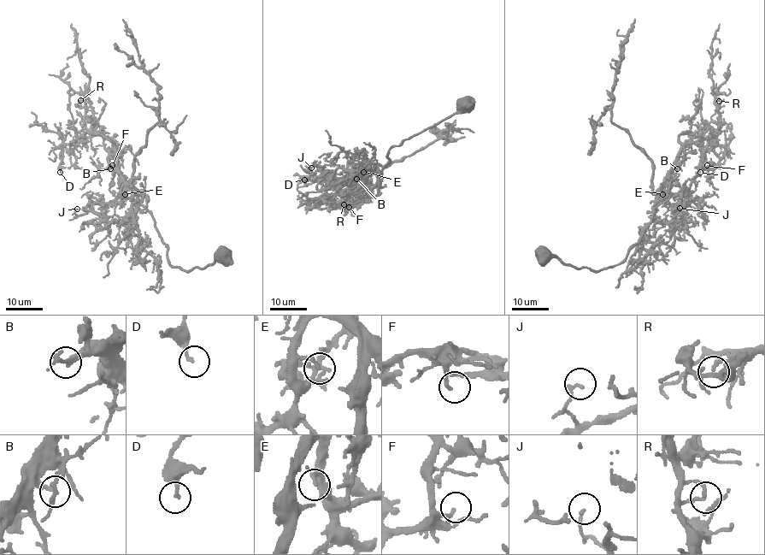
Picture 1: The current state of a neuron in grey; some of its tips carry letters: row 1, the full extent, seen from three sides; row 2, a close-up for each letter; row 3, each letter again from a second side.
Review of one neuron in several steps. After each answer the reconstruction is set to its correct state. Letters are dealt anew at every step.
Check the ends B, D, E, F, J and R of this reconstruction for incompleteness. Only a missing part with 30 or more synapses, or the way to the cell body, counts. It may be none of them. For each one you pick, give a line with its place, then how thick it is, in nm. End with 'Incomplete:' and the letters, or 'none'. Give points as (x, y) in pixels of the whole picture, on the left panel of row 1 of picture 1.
B: at (110, 168); 190 nm thick
Incomplete: B

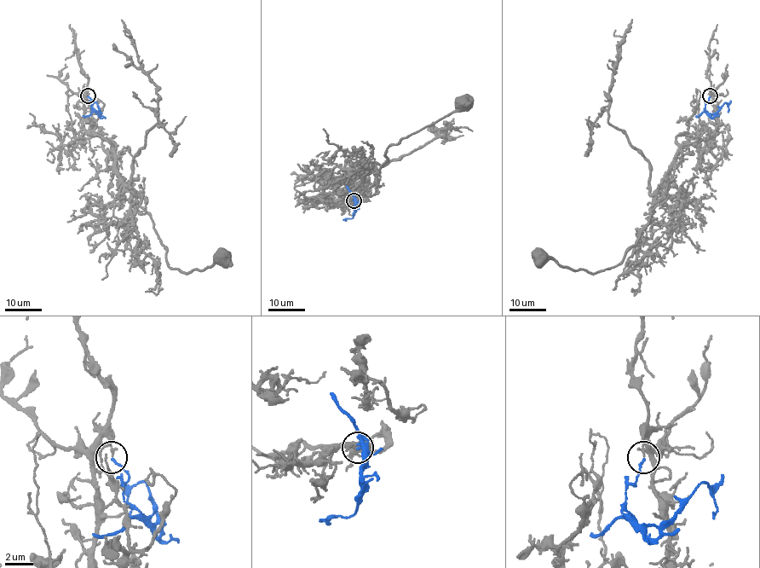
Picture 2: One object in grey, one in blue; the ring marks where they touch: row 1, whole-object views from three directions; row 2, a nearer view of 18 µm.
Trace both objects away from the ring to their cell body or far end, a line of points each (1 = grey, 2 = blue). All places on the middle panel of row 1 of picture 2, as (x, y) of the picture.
1: (354, 200), (334, 205), (357, 201), (364, 188), (361, 175), (379, 172), (390, 145), (463, 103)
2: (354, 200), (354, 197), (355, 211), (352, 218), (345, 219)

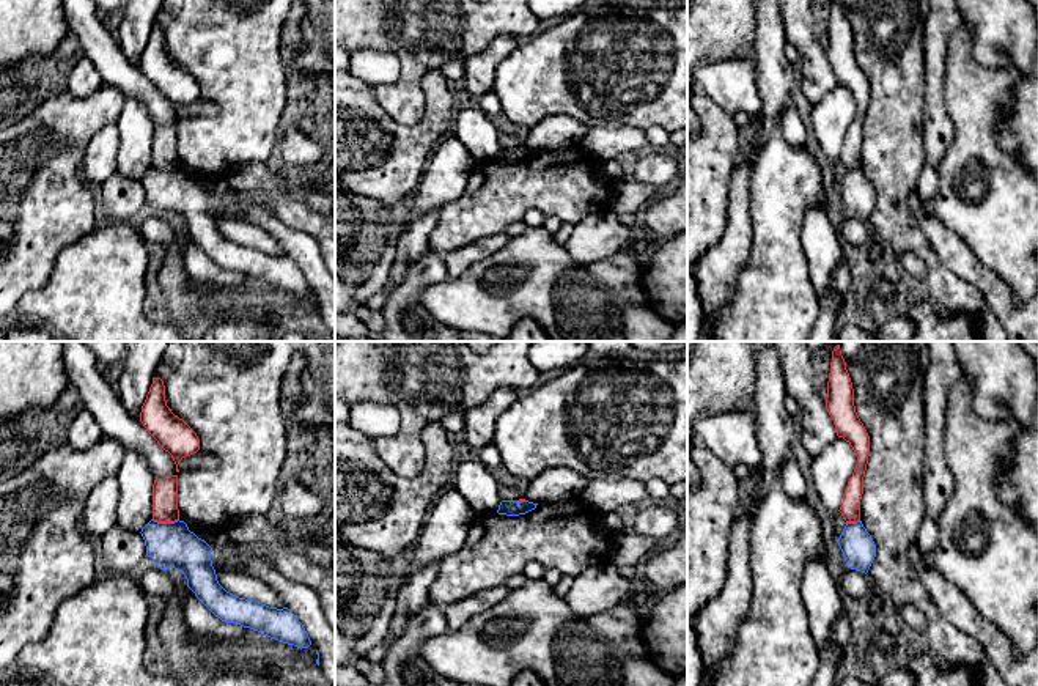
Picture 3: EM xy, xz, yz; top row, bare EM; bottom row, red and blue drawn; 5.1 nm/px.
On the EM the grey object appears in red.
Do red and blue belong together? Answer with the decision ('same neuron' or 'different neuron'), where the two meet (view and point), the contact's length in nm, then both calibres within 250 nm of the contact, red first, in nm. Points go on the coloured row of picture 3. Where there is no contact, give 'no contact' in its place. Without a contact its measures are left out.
different neuron | xy (165, 521) | 140 nm | 130/240 nm

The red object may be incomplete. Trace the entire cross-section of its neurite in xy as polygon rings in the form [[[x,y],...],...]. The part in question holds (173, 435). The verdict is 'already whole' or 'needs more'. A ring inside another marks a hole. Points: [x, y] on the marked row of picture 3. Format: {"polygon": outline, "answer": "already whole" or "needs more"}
{"polygon": [[[153,378],[153,384],[142,406],[140,422],[157,444],[171,455],[176,472],[182,458],[200,450],[197,433],[178,415],[165,401],[165,385],[160,378]]], "answer": "already whole"}

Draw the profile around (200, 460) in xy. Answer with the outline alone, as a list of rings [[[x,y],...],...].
[[[200,448],[197,453],[182,458],[178,464],[178,469],[179,472],[190,470],[190,469],[209,469],[214,464],[215,464],[214,456],[208,455]]]

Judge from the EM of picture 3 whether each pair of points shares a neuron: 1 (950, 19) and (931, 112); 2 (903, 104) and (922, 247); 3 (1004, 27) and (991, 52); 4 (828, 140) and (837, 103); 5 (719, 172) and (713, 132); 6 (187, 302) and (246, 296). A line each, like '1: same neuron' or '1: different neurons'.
1: same neuron
2: same neuron
3: same neuron
4: same neuron
5: same neuron
6: same neuron

